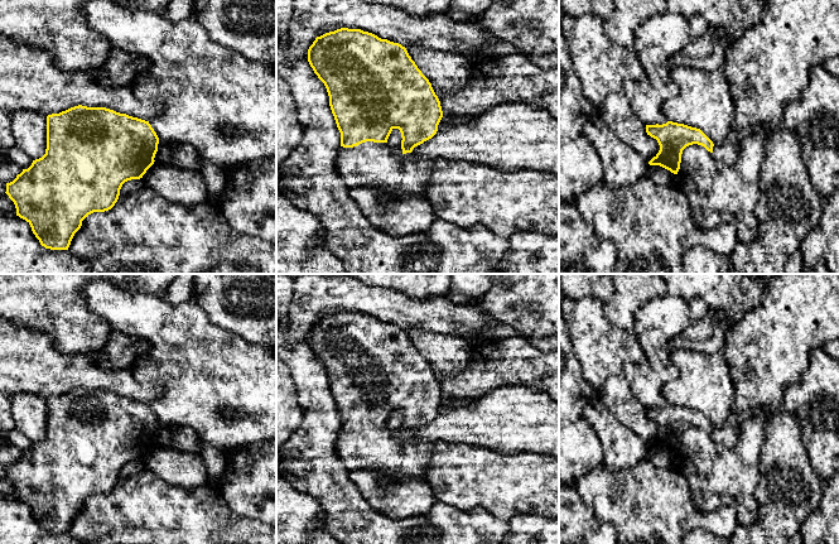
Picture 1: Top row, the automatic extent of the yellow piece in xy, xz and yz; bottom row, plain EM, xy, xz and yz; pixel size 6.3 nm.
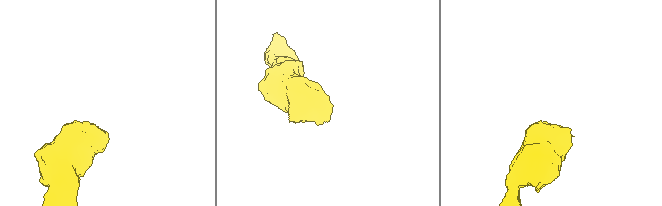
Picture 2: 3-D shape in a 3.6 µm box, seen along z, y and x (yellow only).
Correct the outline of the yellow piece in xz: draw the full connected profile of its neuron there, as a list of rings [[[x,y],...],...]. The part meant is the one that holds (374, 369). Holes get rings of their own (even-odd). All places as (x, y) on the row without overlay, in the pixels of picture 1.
[[[341,310],[315,321],[308,332],[308,345],[327,371],[329,389],[341,415],[341,432],[334,449],[344,467],[349,472],[361,468],[386,471],[400,481],[408,477],[425,480],[434,444],[414,443],[411,434],[437,417],[443,394],[431,366],[411,342],[406,331],[361,312]],[[394,411],[399,411],[402,420],[402,437],[399,439],[387,427]]]

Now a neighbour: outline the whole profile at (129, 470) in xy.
[[[141,461],[125,464],[120,472],[119,482],[141,472],[144,468],[145,468],[145,466],[143,464]]]

